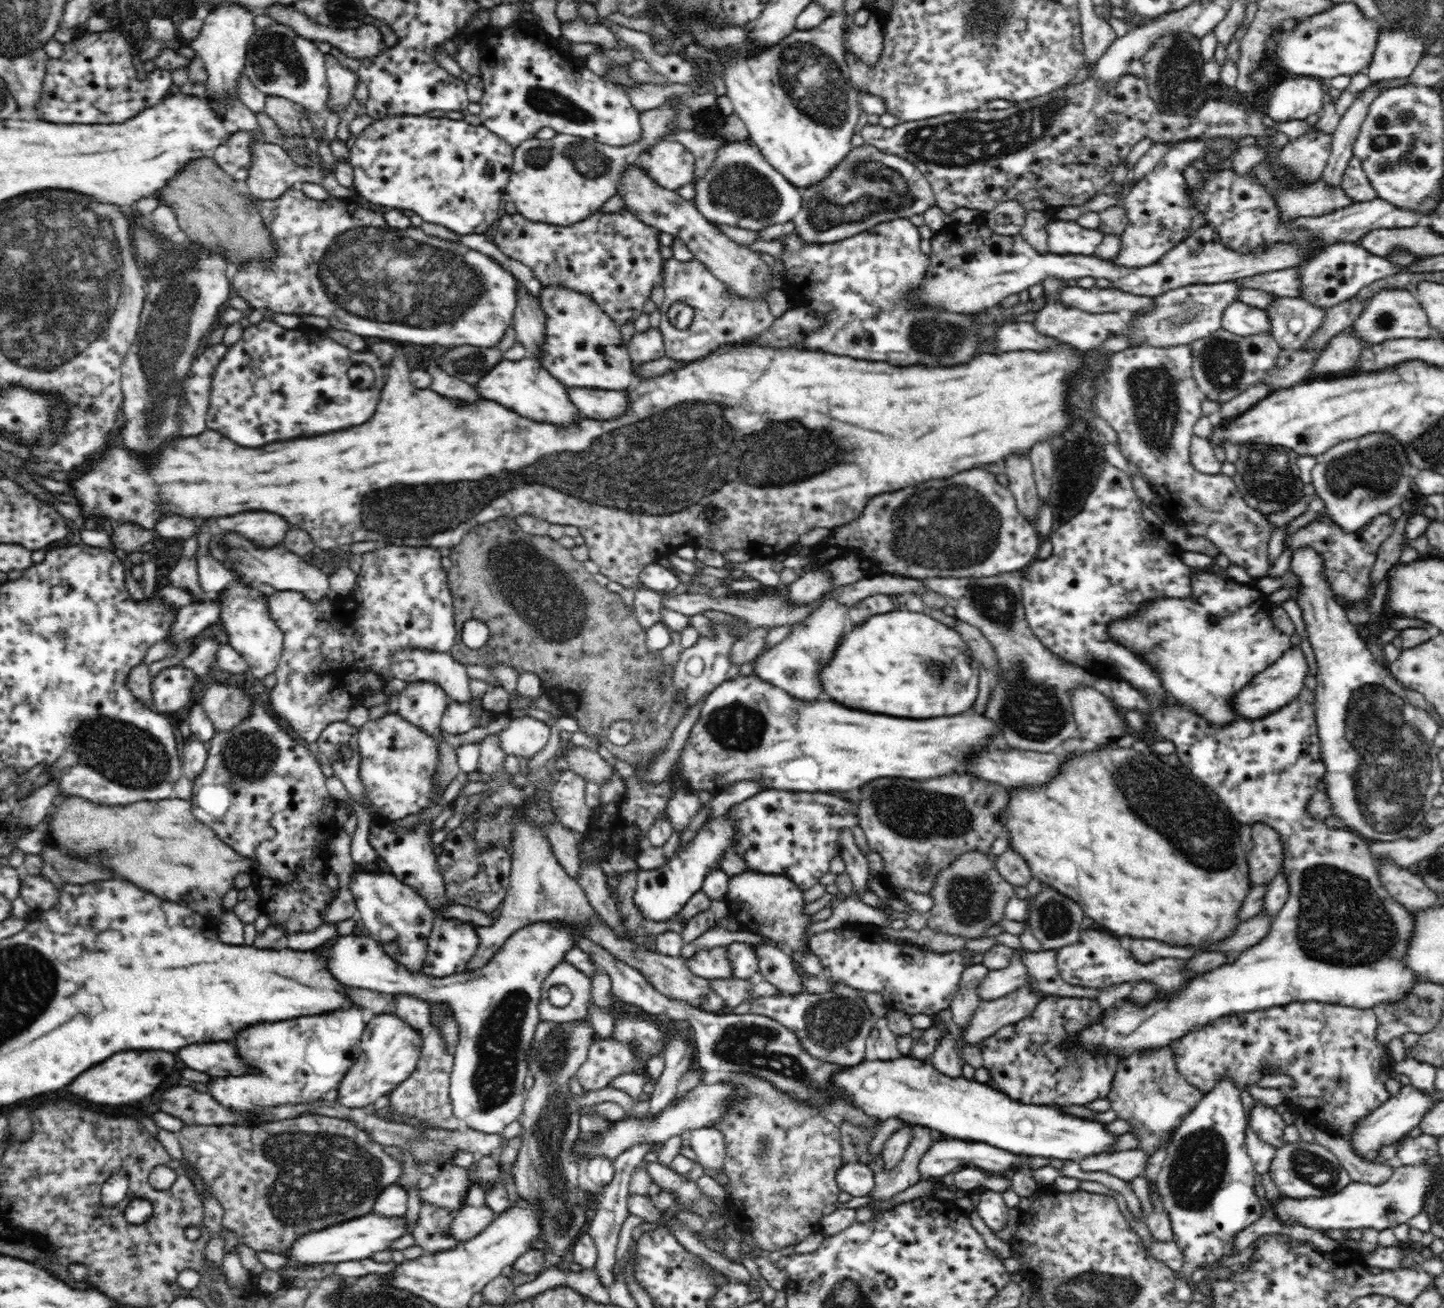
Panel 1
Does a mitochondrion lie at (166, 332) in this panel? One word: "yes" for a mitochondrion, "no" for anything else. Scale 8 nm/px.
yes

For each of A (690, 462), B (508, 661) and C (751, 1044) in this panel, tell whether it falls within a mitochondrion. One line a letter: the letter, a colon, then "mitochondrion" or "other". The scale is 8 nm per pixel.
A: mitochondrion
B: other
C: mitochondrion

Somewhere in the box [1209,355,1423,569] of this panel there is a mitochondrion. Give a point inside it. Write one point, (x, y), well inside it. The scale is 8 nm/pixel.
(1378, 467)

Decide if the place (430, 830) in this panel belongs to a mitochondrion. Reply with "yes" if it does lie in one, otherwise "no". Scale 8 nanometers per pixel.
no

